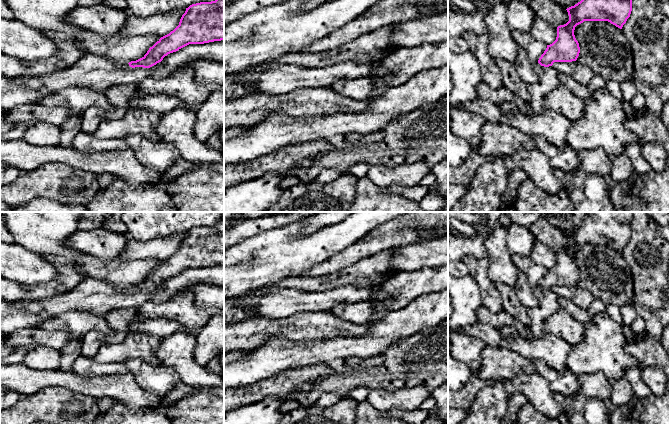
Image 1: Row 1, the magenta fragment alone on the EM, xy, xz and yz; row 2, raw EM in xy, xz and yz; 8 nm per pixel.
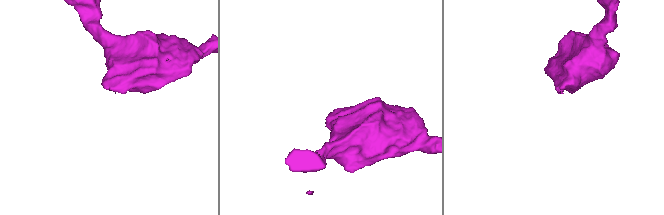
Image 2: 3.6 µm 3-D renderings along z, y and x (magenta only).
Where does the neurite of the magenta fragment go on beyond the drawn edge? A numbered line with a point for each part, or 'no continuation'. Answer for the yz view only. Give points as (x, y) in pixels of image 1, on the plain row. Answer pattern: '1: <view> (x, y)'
1: yz (548, 304)

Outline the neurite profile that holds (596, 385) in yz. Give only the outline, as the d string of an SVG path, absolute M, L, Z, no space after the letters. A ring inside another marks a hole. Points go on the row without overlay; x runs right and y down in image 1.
M603 373L579 374L580 392L585 397L599 400L609 399L612 388L609 379Z

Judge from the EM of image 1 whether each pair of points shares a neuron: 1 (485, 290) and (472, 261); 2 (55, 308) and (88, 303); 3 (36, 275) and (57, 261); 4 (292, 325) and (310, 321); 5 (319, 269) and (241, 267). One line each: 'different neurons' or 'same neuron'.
1: same neuron
2: same neuron
3: different neurons
4: same neuron
5: different neurons

